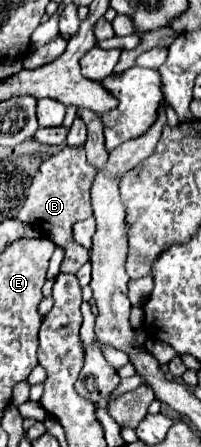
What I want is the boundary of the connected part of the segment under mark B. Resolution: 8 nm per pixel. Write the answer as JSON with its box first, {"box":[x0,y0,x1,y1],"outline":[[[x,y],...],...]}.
{"box":[16,146,96,274],"outline":[[[64,146],[60,152],[52,154],[48,160],[42,162],[40,170],[32,178],[32,186],[28,190],[24,206],[16,214],[18,220],[26,224],[34,224],[48,240],[52,240],[58,248],[64,250],[64,260],[60,264],[60,272],[64,274],[76,274],[90,260],[88,250],[74,242],[72,226],[74,222],[92,216],[90,186],[94,176],[96,176],[96,168],[86,160],[84,148]]]}

